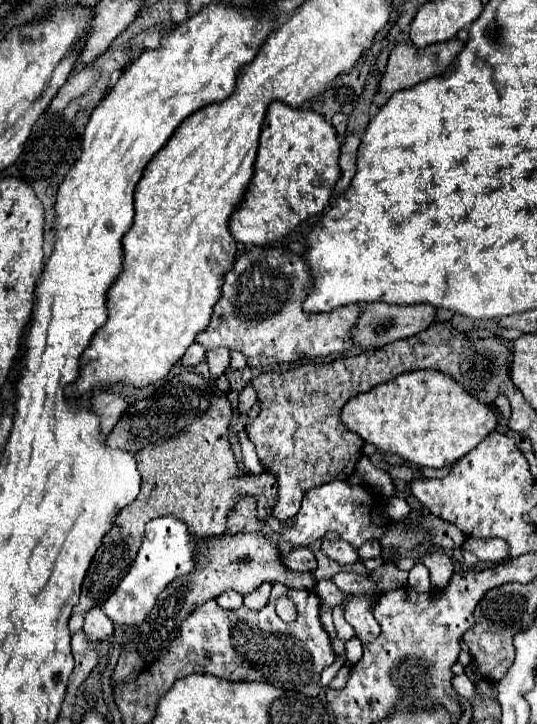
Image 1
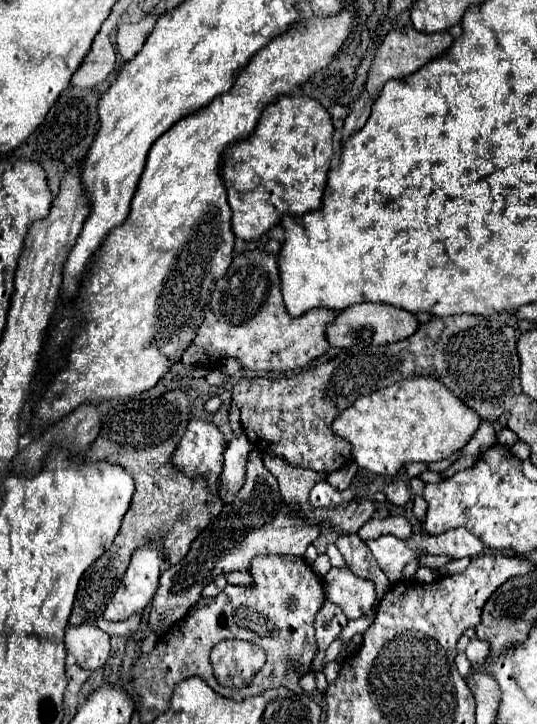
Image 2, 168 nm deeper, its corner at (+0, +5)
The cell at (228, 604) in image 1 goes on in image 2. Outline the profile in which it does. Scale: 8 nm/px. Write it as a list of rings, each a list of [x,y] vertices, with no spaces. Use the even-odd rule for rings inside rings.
[[[220,576],[220,578],[212,580],[212,582],[202,590],[202,596],[206,596],[206,598],[214,598],[216,594],[220,594],[220,592],[224,590],[224,586],[226,586],[226,578]]]

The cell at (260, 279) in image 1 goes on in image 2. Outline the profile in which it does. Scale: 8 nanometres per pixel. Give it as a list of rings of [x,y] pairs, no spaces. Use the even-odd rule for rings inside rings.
[[[248,250],[236,256],[226,276],[216,282],[210,310],[180,362],[184,366],[212,370],[220,366],[220,360],[234,358],[244,370],[252,372],[288,372],[304,368],[328,350],[324,332],[332,318],[336,318],[336,312],[324,308],[310,310],[300,318],[288,316],[280,294],[278,258],[262,250]]]

